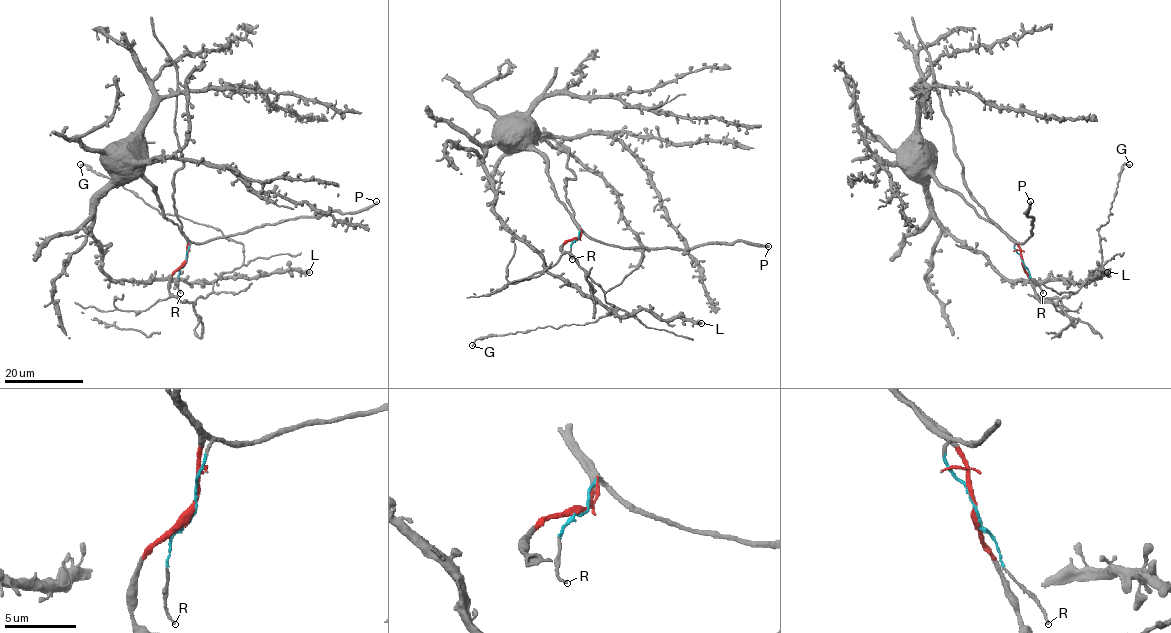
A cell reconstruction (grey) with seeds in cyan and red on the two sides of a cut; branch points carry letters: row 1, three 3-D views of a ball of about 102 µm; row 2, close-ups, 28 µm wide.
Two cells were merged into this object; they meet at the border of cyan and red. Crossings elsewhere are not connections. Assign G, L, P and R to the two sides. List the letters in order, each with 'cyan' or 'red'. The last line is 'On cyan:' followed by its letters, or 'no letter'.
G: red
L: red
P: cyan
R: cyan
On cyan: P, R

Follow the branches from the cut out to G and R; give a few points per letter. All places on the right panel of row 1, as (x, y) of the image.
G: (1023, 262), (1041, 301), (1058, 301), (1077, 291), (1102, 260), (1098, 230), (1113, 214), (1121, 169), (1129, 165)
R: (1023, 262), (1029, 276), (1043, 293)

